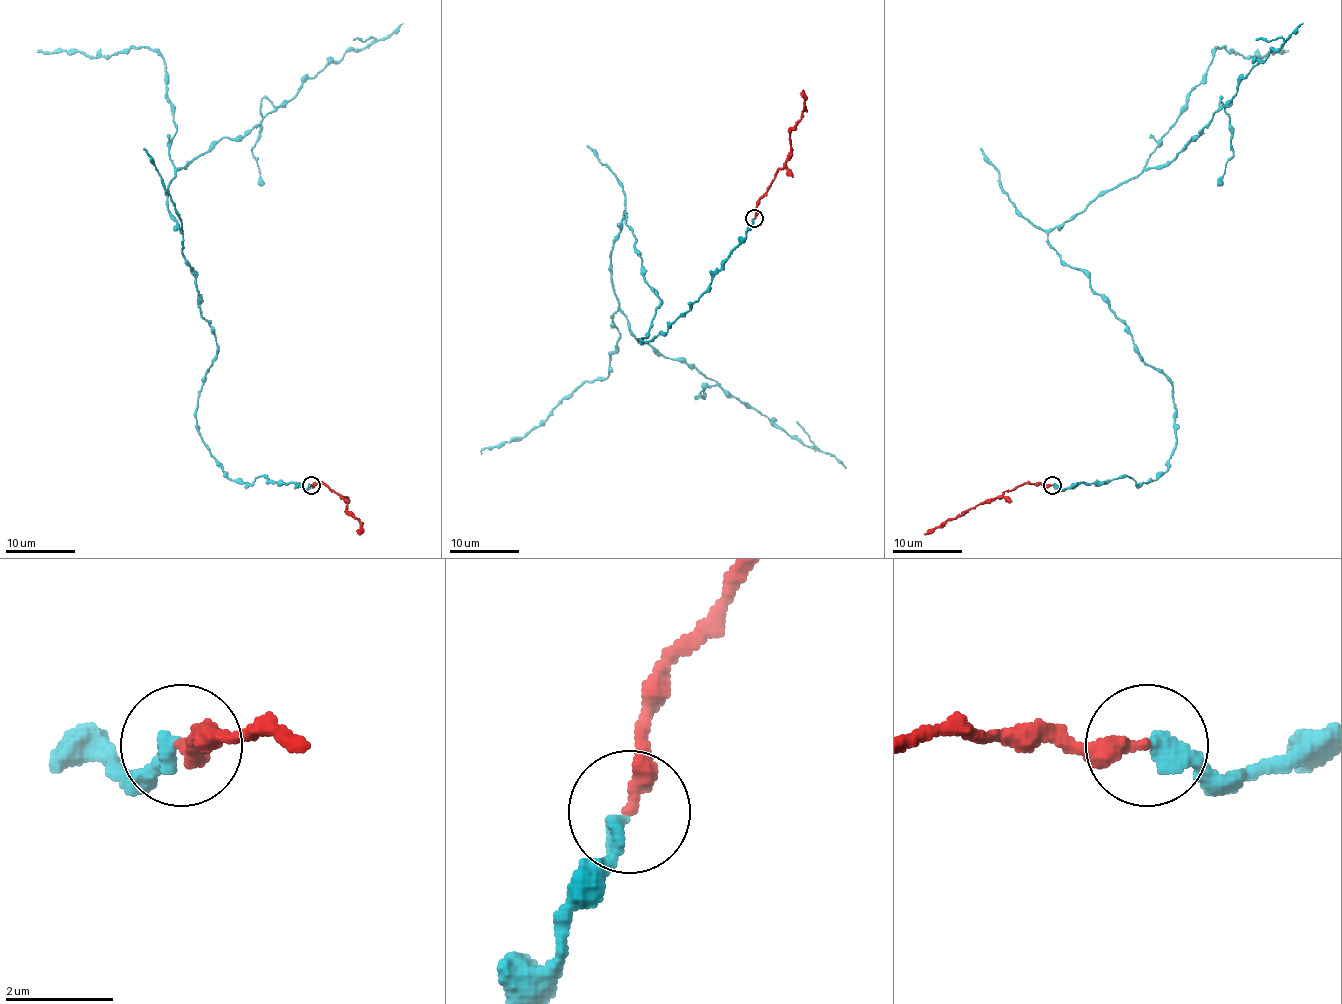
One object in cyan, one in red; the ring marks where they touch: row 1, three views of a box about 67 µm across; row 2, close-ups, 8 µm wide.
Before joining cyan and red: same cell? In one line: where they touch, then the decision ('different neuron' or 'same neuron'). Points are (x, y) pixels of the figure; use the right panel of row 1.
place (1052, 485); same neuron

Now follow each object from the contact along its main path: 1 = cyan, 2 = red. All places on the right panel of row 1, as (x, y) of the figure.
1: (1054, 484), (1150, 483), (1174, 453), (1176, 404), (1172, 383), (1047, 239), (1097, 197), (1164, 167), (1303, 23)
2: (1052, 484), (1026, 483), (1007, 490), (993, 500), (981, 502), (923, 533)

